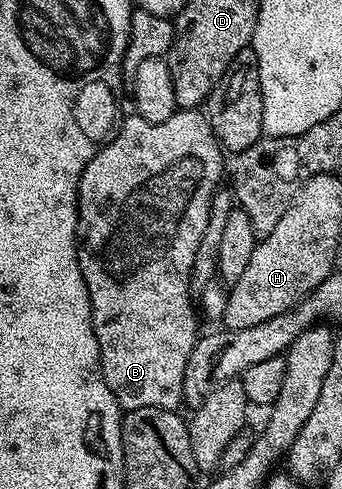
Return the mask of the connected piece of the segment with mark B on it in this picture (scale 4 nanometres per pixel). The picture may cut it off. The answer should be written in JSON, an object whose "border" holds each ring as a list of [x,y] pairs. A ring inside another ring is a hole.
{"border":[[[194,108],[177,110],[172,117],[157,124],[151,124],[146,118],[137,114],[126,116],[119,121],[112,139],[108,141],[105,148],[100,149],[99,154],[88,163],[86,170],[80,175],[80,185],[76,195],[76,211],[78,213],[76,217],[76,257],[78,266],[82,270],[82,278],[86,282],[86,290],[90,294],[92,325],[94,334],[98,338],[98,350],[100,351],[100,369],[106,378],[106,386],[110,386],[121,409],[158,406],[176,410],[181,407],[184,399],[182,382],[186,374],[186,362],[190,362],[190,350],[194,350],[198,339],[198,331],[196,332],[198,312],[194,307],[194,293],[188,286],[188,279],[192,277],[194,254],[198,250],[198,242],[202,242],[202,234],[206,234],[206,226],[212,213],[212,195],[221,187],[220,175],[223,172],[225,175],[226,172],[226,156],[203,111]]]}

